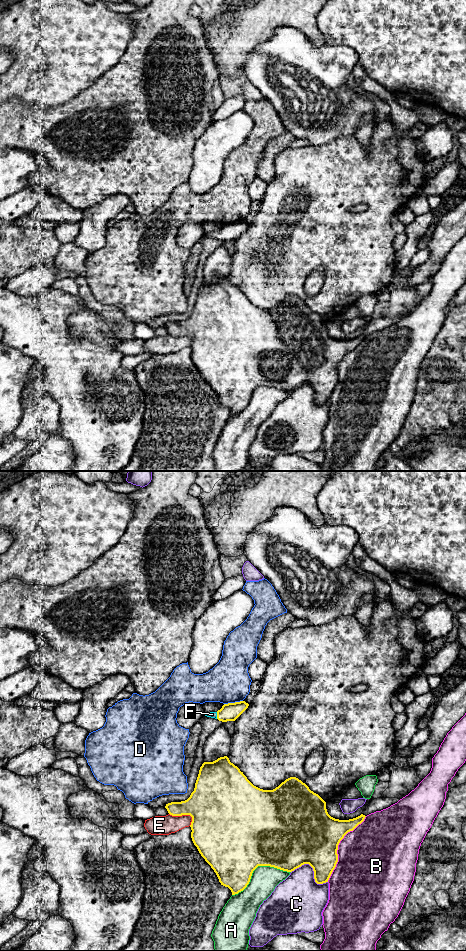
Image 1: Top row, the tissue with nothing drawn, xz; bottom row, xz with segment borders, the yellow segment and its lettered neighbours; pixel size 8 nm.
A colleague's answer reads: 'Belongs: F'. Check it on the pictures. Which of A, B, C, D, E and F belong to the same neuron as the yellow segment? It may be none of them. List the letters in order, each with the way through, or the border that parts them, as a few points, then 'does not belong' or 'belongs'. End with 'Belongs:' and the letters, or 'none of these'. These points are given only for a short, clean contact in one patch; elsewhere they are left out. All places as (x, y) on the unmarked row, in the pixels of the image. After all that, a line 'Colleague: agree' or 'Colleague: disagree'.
A: does not belong
B: does not belong
C: does not belong
D: does not belong
E: does not belong
F: runs through xz (229, 232), (217, 235), (212, 234); belongs
Belongs: F
Colleague: agree

